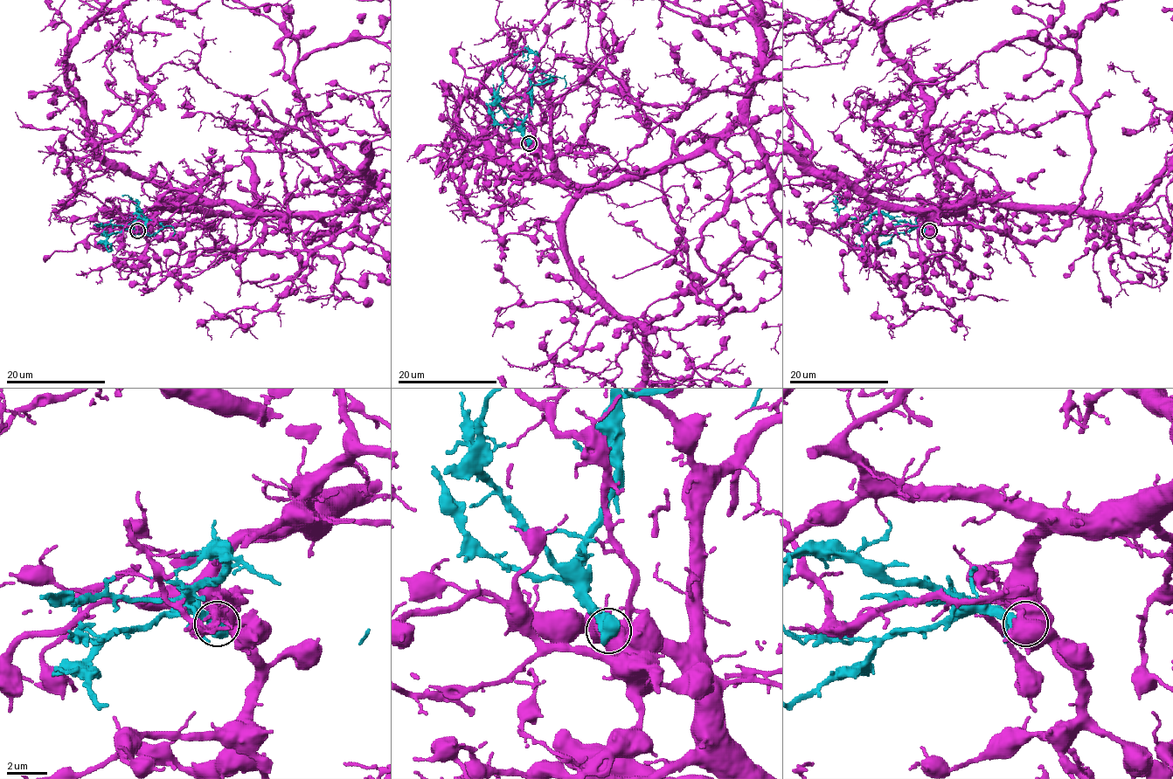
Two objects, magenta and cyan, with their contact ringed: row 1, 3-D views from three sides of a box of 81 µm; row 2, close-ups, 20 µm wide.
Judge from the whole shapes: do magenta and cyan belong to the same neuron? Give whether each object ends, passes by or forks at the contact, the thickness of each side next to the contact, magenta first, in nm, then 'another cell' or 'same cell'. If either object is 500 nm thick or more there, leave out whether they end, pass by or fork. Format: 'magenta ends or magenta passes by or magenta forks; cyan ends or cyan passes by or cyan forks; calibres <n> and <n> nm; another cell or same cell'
calibres 800 and 800 nm; another cell

